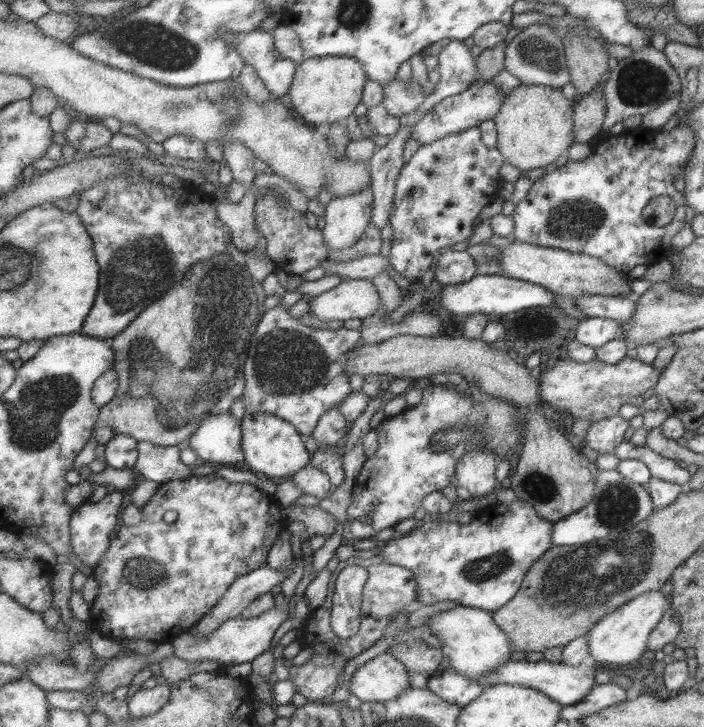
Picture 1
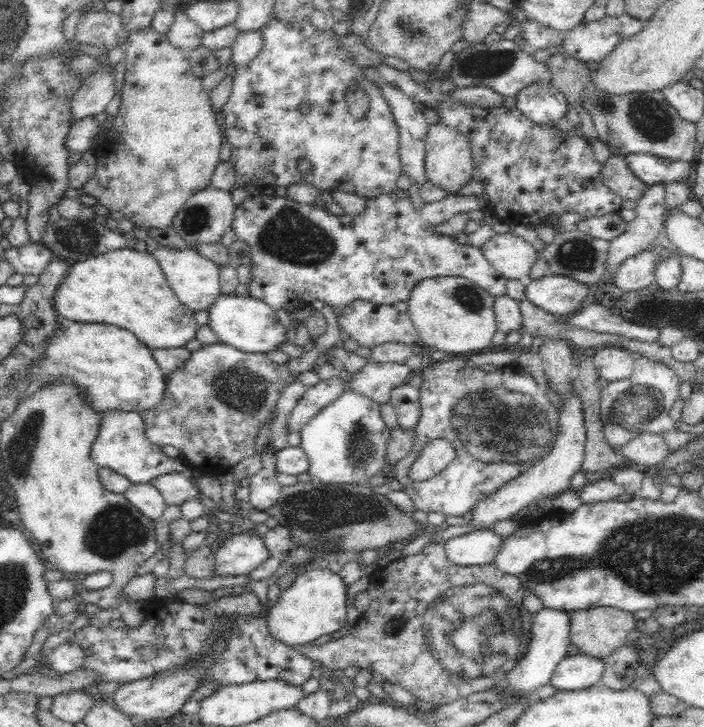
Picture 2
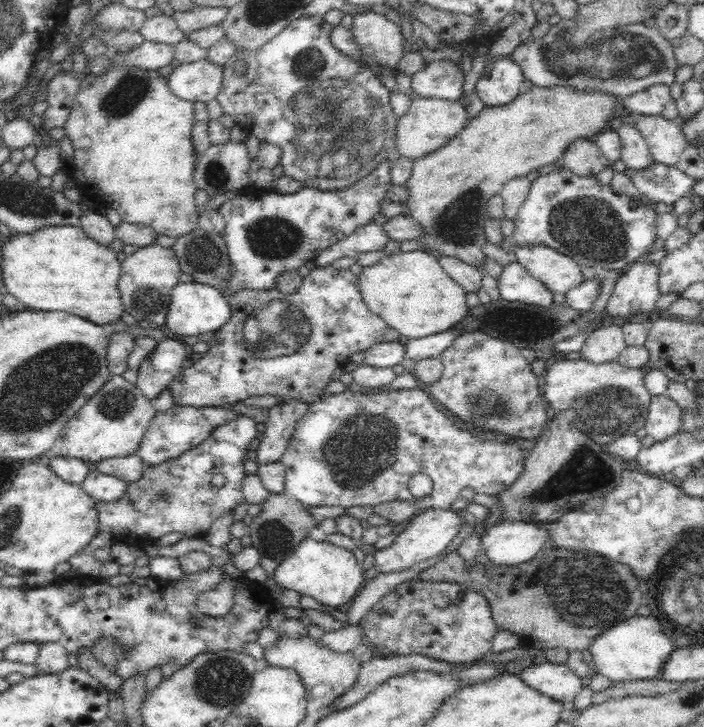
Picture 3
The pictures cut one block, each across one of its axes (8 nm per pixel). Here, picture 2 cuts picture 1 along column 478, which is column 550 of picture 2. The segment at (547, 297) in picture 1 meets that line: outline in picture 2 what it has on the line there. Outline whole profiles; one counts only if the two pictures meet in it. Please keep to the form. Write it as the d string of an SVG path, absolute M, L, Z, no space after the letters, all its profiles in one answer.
M544 275L525 283L525 298L550 314L569 316L587 296L586 285L568 277Z

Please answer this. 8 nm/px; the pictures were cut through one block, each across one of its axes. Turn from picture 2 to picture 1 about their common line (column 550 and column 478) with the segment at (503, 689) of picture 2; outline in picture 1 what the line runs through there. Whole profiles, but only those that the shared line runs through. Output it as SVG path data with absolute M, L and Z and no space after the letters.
M461 605L451 608L424 619L423 626L430 632L429 640L432 646L437 646L443 656L448 658L449 666L459 674L465 675L473 680L486 679L486 676L497 666L509 661L510 647L507 637L501 633L497 625L493 623L492 613L477 608L469 608Z

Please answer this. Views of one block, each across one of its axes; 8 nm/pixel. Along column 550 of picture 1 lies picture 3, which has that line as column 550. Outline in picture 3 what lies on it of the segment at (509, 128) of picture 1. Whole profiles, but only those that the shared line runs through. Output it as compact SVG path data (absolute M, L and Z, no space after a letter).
M537 85L508 104L482 109L447 144L414 161L405 183L408 197L400 205L403 207L402 215L412 218L422 229L420 236L416 238L420 250L459 258L472 266L480 266L485 256L482 248L489 246L484 225L489 218L487 208L492 196L499 194L508 180L526 176L532 170L536 171L562 159L566 148L576 138L595 140L594 134L600 132L610 118L614 118L614 110L614 95L566 86L541 88Z

